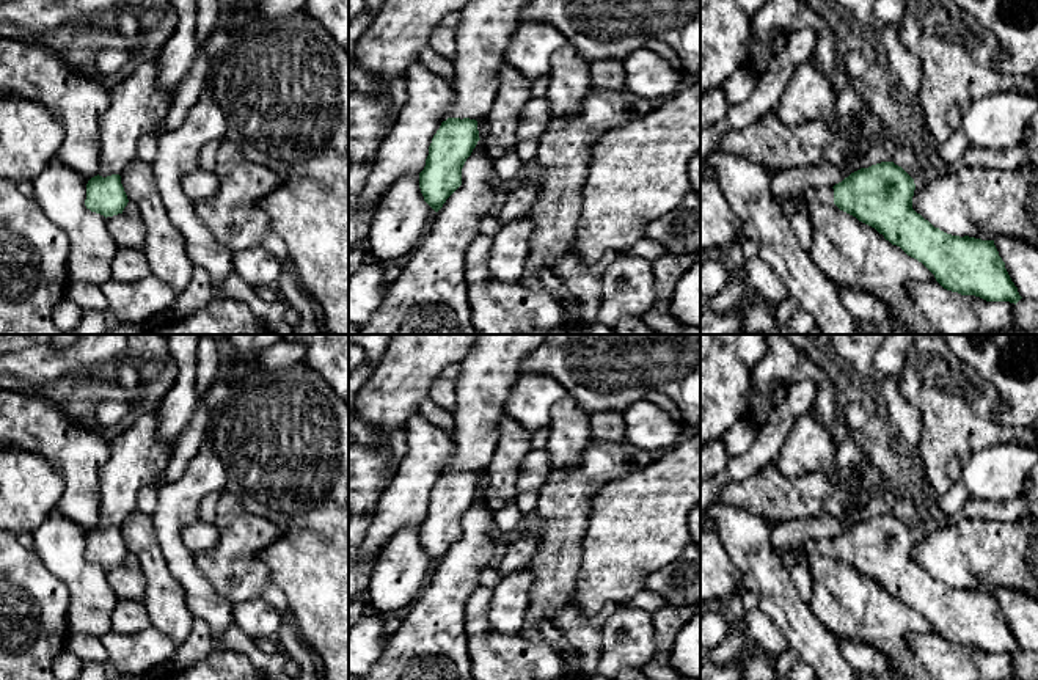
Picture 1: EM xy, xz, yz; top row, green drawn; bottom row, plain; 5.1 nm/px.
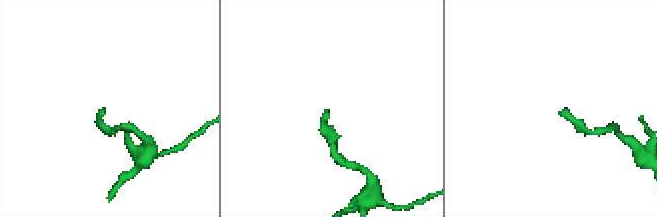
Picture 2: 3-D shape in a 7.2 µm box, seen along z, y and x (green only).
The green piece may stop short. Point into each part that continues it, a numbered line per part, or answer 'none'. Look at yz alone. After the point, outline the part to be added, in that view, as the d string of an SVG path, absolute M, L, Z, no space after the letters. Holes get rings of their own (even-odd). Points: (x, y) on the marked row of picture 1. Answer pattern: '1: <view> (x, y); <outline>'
1: yz (825, 195); M832 187L809 188L802 195L801 206L804 207L809 201L820 201L823 204L834 206L834 188Z

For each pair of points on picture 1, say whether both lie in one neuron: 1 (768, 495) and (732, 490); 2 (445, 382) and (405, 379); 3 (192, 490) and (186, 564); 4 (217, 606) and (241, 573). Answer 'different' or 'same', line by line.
1: same
2: different
3: same
4: different

